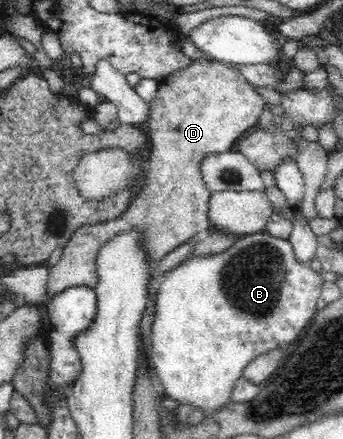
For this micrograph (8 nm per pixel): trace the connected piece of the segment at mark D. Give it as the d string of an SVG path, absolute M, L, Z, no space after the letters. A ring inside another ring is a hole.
M204 57L192 61L182 70L172 71L159 81L156 98L148 103L149 117L146 122L148 134L151 135L152 154L146 163L146 182L144 188L136 198L132 199L124 214L116 220L109 220L104 224L86 223L73 231L72 238L63 249L58 264L49 270L46 284L49 302L68 286L84 285L96 289L97 274L94 256L98 252L100 243L106 242L112 235L129 229L132 225L144 227L149 256L153 264L158 263L166 254L175 250L180 244L188 242L209 229L210 198L212 192L208 189L202 175L202 160L207 154L220 154L234 149L236 142L252 128L258 126L260 114L264 112L265 100L254 90L244 75L236 67L213 63Z

